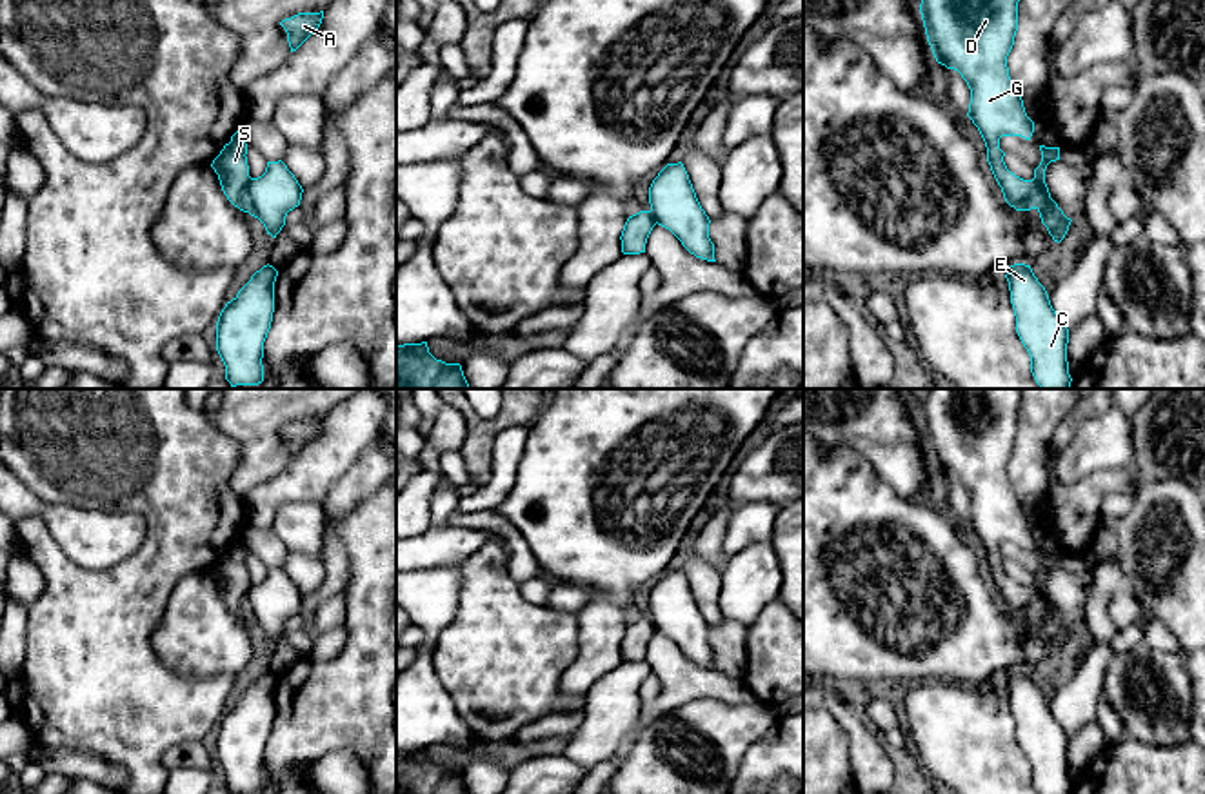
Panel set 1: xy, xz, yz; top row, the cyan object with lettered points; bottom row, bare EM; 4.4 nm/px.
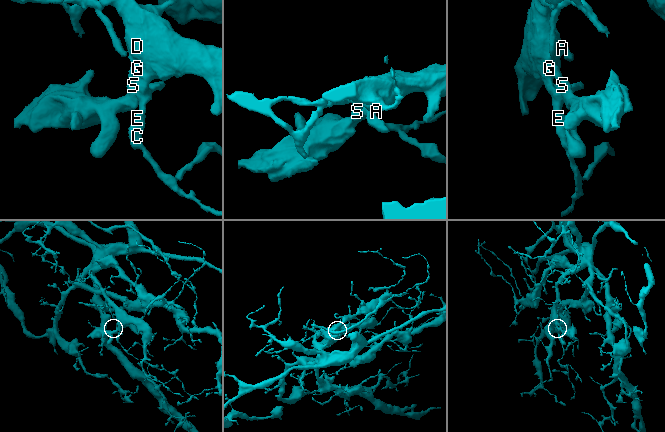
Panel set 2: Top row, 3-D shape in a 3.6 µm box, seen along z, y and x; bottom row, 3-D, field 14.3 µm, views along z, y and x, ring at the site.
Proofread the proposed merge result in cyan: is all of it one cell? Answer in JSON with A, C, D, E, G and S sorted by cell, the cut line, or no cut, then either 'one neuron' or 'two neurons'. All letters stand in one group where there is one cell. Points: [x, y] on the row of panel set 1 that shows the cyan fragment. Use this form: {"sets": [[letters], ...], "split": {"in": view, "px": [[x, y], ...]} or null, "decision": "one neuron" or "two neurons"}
{"sets": [["A", "C", "D", "E", "G"], ["S"]], "split": {"in": "xy", "px": [[251, 178], [246, 189], [249, 213]]}, "decision": "two neurons"}

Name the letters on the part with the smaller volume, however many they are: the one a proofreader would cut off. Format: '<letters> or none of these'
S

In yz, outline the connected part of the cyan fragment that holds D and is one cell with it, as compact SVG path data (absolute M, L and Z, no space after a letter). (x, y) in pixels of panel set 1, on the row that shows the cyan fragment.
M921 0L920 13L927 42L938 64L961 74L971 89L967 116L978 127L991 171L1001 187L1005 202L1016 211L1038 209L1043 187L1032 178L1023 180L1011 173L1000 149L1001 136L1021 136L1031 140L1034 122L1027 116L1021 93L1009 76L1007 56L1018 31L1020 0Z

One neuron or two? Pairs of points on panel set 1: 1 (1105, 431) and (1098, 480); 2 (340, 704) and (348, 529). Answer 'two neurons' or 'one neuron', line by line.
1: two neurons
2: one neuron

